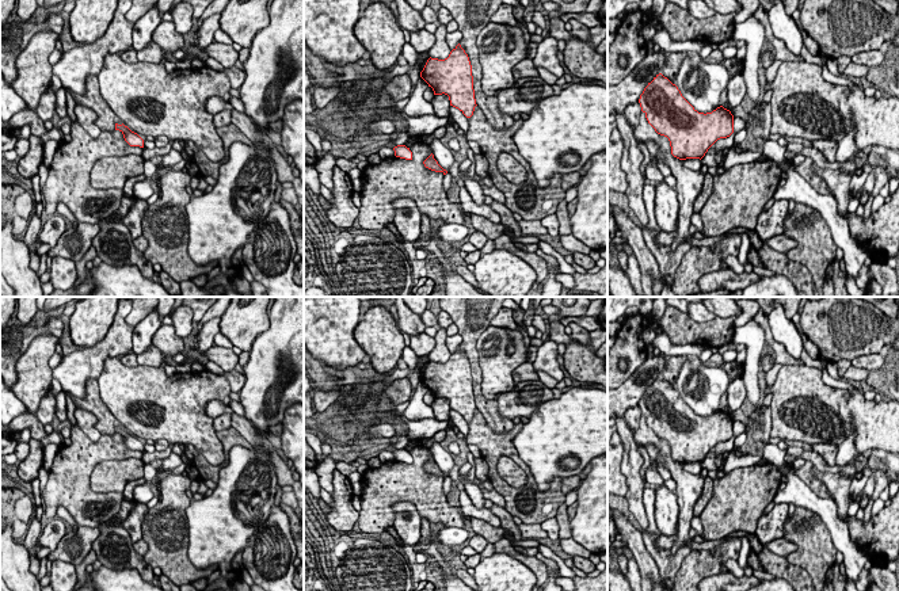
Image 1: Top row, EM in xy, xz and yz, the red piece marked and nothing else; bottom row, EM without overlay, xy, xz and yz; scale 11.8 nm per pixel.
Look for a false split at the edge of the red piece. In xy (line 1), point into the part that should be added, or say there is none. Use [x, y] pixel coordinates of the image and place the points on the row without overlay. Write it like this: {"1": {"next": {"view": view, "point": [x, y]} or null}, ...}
{"1": {"next": null}}

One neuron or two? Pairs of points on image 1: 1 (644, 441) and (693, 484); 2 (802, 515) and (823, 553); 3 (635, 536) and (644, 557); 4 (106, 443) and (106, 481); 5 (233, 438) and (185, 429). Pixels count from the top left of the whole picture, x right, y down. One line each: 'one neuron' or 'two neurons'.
1: one neuron
2: one neuron
3: one neuron
4: two neurons
5: two neurons

